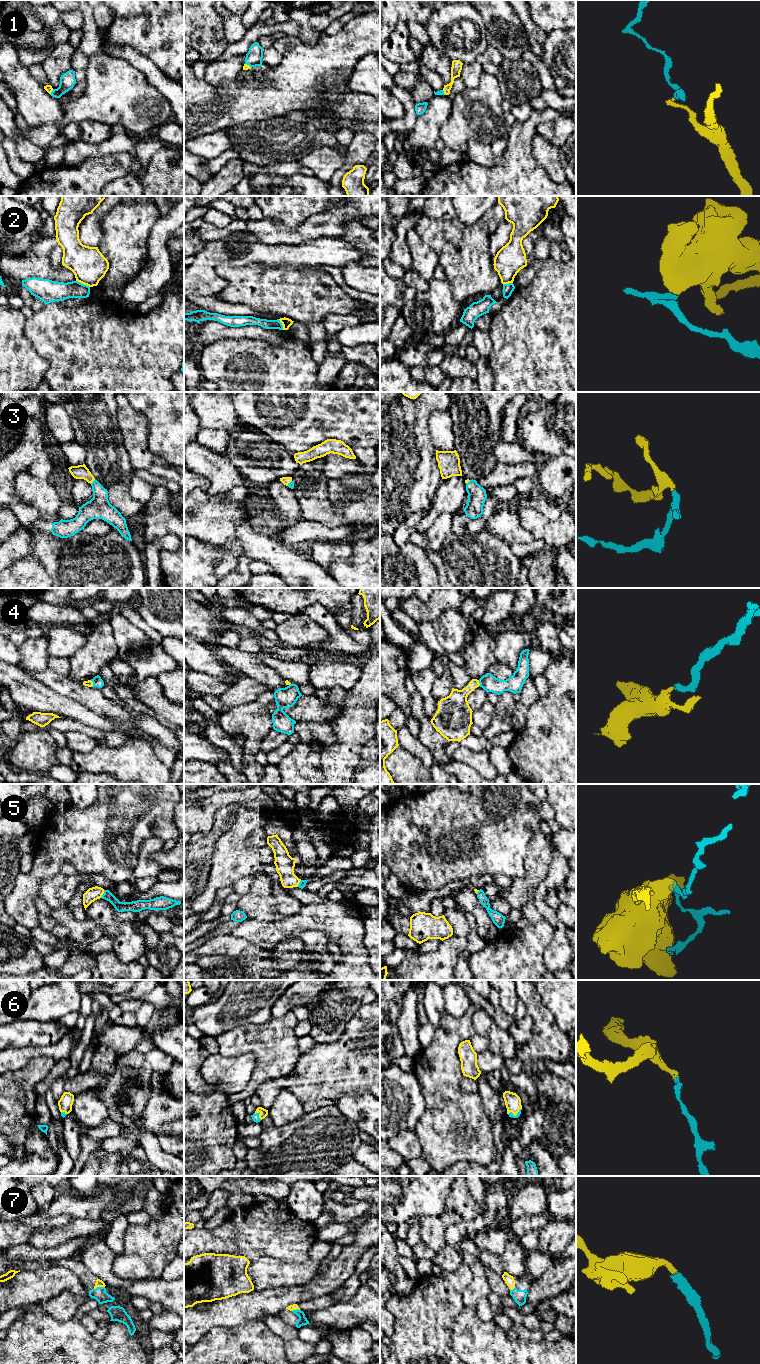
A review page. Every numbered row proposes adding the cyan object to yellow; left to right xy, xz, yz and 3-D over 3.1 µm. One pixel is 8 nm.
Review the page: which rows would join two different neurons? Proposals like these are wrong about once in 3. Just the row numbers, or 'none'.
2, 5

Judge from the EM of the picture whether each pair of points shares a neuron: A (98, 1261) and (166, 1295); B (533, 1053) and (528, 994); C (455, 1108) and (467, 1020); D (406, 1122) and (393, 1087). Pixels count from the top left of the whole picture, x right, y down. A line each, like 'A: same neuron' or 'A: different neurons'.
A: same neuron
B: same neuron
C: same neuron
D: same neuron

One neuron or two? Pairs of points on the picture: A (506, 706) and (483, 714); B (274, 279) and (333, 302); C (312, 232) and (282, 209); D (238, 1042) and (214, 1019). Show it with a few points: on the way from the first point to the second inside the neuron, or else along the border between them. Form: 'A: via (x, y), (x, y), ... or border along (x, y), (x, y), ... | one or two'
A: border along (494, 705), (492, 720), (483, 730) | two
B: via (289, 292), (312, 295), (318, 300) | one
C: border along (321, 211), (295, 230), (278, 222) | two
D: border along (248, 1022), (222, 1032), (215, 1038) | two

